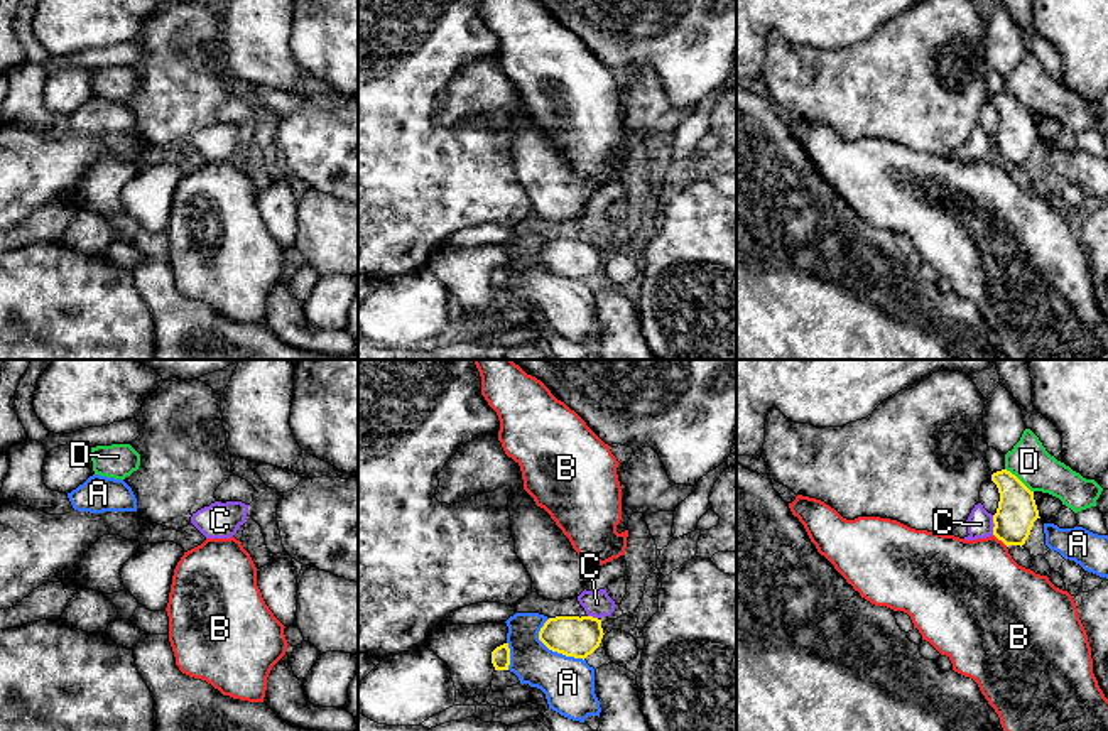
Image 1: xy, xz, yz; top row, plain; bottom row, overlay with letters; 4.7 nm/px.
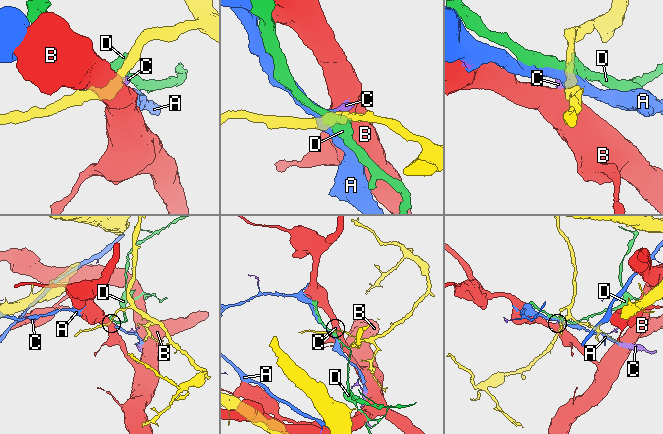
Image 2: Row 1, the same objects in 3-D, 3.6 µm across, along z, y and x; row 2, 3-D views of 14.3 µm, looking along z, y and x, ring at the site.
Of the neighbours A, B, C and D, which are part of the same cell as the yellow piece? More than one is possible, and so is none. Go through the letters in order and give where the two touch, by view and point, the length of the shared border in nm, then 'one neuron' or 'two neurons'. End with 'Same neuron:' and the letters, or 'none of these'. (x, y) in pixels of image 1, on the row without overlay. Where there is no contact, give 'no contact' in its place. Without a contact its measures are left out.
A: contact xz (551, 270); length 260 nm; two neurons
B: contact yz (1000, 161); length 90 nm; two neurons
C: contact yz (995, 147); length 100 nm; two neurons
D: contact yz (1017, 100); length 180 nm; two neurons
Same neuron: none of these

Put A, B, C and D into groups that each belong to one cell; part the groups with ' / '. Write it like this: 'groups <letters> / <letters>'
groups A C / B / D

